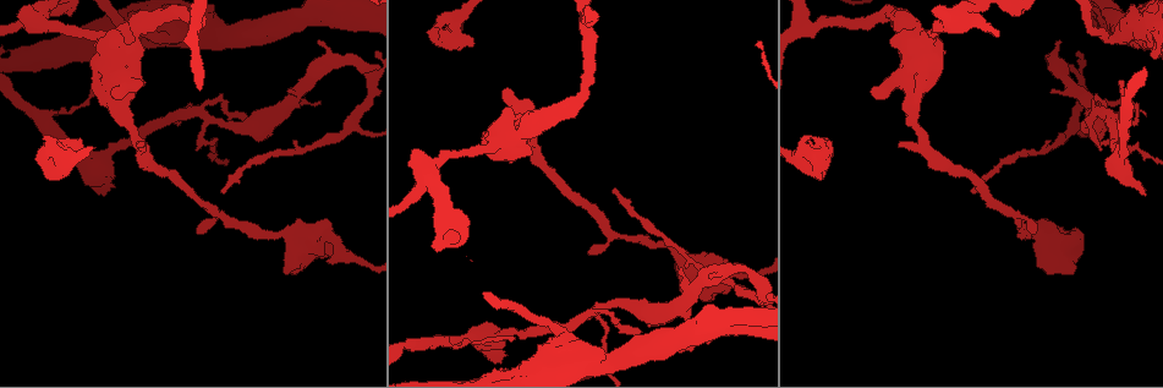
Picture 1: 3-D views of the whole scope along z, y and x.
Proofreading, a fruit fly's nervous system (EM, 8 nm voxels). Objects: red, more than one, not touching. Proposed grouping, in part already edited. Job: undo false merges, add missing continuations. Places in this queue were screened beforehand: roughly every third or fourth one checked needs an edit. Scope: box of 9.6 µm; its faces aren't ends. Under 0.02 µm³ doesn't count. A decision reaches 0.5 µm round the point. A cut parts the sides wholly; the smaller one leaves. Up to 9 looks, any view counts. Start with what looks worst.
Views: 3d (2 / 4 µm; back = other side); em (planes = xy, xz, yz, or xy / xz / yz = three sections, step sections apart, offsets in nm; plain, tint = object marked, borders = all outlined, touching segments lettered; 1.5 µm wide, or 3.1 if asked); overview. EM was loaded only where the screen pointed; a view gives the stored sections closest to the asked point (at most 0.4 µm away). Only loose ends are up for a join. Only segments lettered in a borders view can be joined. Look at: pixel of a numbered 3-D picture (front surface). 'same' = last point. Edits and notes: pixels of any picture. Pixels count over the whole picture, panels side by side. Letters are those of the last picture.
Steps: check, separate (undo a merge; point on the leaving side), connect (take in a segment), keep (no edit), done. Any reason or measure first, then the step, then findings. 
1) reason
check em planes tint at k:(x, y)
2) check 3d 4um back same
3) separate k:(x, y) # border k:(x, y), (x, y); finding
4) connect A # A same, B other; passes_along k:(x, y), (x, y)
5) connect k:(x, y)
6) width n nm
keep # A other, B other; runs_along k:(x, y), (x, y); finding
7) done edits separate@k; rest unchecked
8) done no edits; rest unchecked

check 3d 4um at 1:(46, 179)

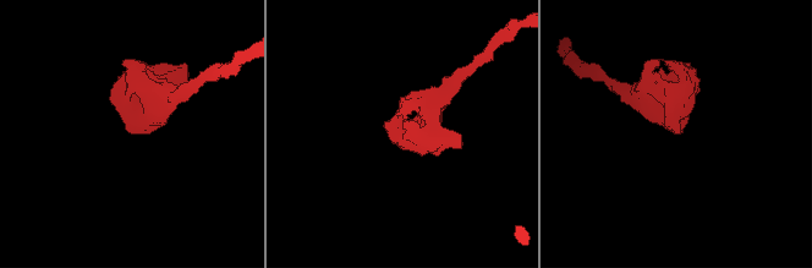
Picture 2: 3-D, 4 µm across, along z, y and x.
check em planes tint at 2:(132, 134)

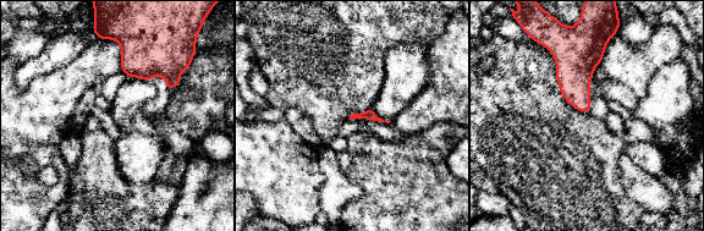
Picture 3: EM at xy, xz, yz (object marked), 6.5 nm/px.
see the neighbours
check em planes borders same

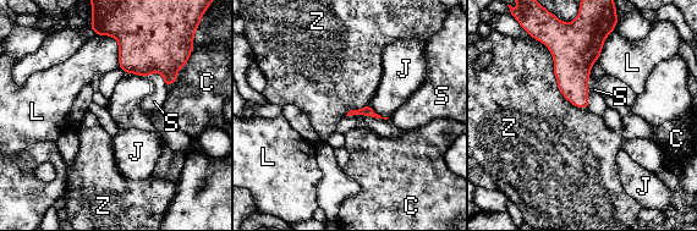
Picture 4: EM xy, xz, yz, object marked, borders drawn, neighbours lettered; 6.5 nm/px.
longest_contact Z 550 nm
keep # C other, J other, L other, S other, Z other; border 4:(541, 42), (560, 93), (587, 109); none of them fits

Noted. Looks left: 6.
tapers out
check em 3.1um planes tint at 1:(511, 340)

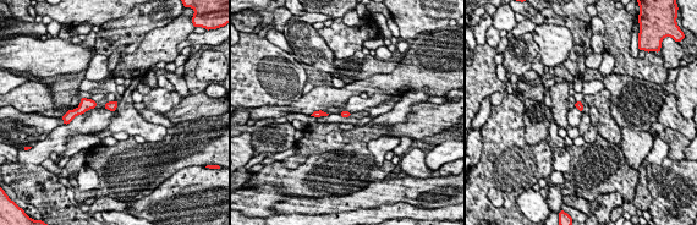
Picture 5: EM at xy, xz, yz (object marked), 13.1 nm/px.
check em 3.1um planes borders same

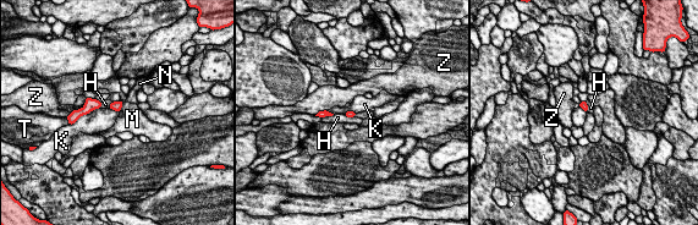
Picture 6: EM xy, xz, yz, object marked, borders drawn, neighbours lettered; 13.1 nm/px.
keep # H other, K other, M other, N other, T other, Z other; none of them fits

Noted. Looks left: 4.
calibre changes
check 3d 4um back at 1:(733, 270)

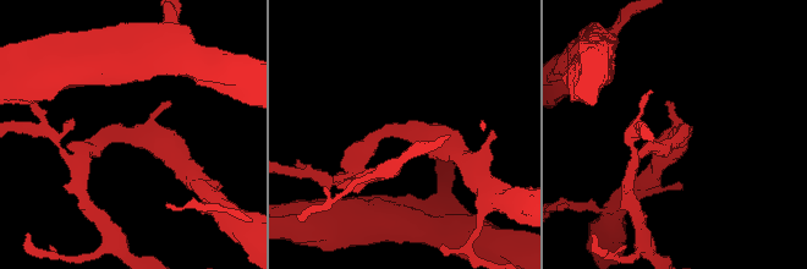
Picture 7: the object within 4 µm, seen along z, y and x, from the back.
check em planes borders at 7:(683, 132)

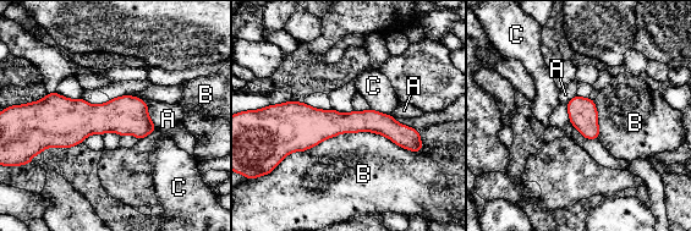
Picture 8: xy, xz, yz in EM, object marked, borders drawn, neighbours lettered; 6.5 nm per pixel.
width 180 nm
keep # A other, B other, C other; border 8:(422, 141), (340, 132), (277, 166); one neuron here

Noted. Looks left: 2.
done no edits; rest unchecked

